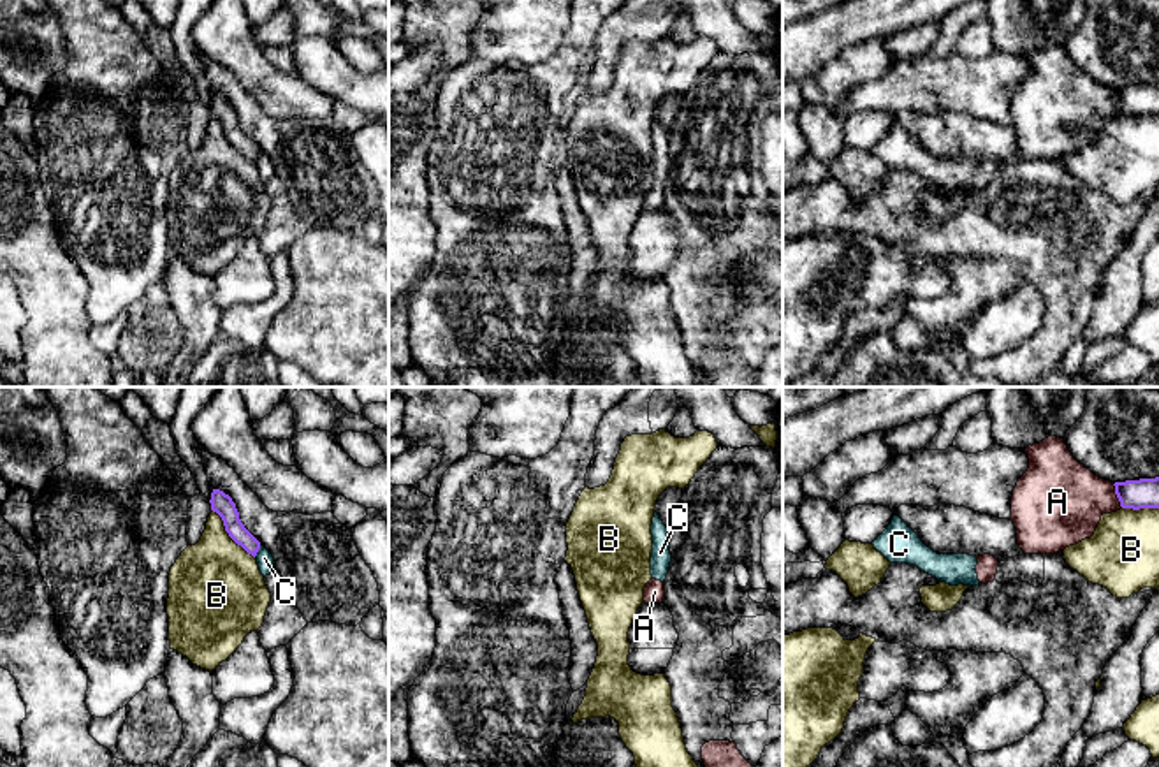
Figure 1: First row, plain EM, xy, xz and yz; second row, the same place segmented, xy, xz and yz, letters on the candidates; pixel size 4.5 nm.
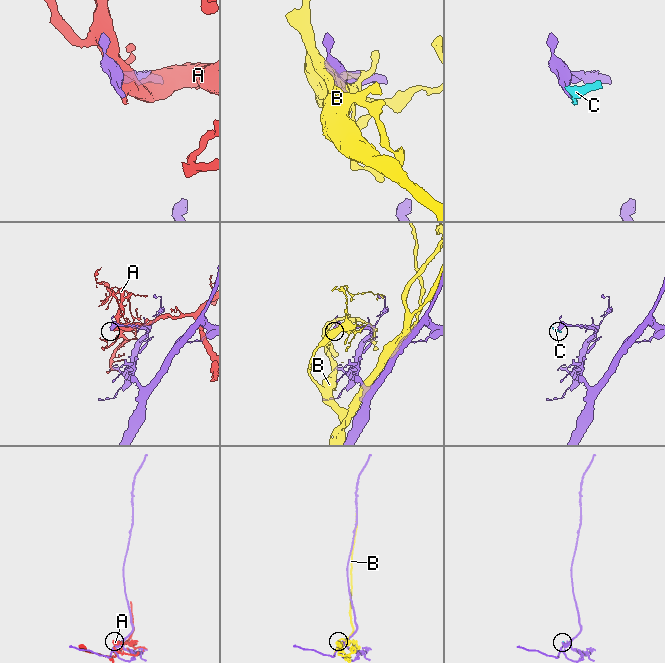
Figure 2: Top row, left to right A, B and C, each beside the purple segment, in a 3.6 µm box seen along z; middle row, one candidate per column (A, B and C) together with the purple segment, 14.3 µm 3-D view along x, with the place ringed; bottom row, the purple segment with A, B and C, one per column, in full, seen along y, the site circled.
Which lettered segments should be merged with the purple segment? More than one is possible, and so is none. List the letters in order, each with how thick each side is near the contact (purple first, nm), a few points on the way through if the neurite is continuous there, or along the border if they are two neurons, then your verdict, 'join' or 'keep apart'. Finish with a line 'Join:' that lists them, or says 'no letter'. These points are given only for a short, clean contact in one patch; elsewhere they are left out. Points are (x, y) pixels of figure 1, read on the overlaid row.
A: 140 nm thick on the purple side, 380 nm on the other; keep apart
B: 100 nm thick on the purple side, 440 nm on the other; keep apart
C: 90 nm thick on the purple side, 80 nm on the other; border along xy (261, 546), (254, 556); keep apart
Join: no letter

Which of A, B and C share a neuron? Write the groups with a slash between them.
A C / B

